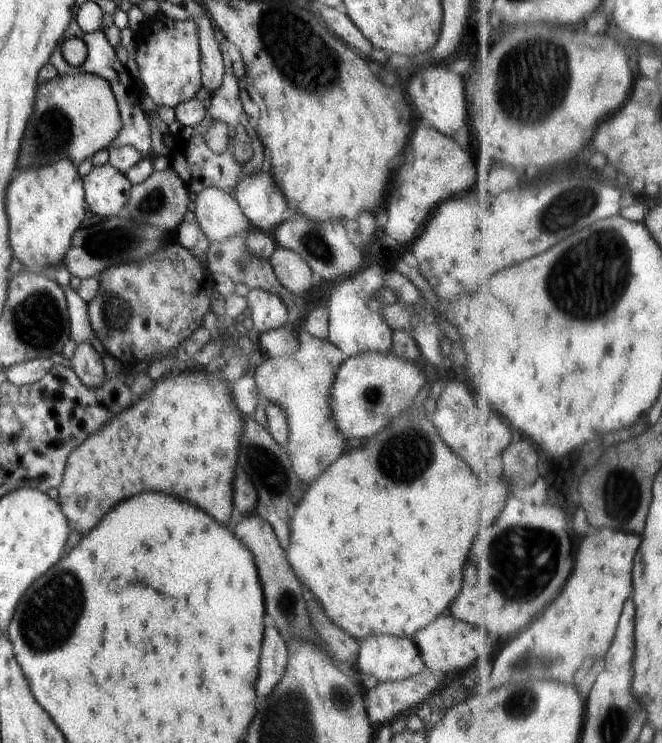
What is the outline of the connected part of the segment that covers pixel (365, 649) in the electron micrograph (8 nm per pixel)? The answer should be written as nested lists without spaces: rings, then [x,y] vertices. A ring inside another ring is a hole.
[[[378,636],[359,642],[357,672],[364,672],[378,682],[394,682],[423,673],[420,651],[411,638]]]

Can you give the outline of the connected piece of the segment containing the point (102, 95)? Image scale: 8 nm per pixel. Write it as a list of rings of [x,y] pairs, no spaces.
[[[90,73],[56,75],[56,78],[50,80],[48,84],[38,86],[34,114],[30,118],[32,120],[28,122],[28,128],[26,128],[24,140],[22,140],[22,152],[20,152],[18,168],[36,166],[36,164],[50,166],[58,160],[70,160],[78,168],[84,160],[91,159],[96,152],[108,149],[108,144],[118,136],[122,128],[117,100],[110,84],[104,78]]]

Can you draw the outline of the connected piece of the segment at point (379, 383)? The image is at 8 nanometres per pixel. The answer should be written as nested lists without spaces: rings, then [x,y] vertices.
[[[366,352],[364,354],[345,358],[338,367],[334,384],[332,384],[330,408],[332,408],[332,422],[338,428],[338,432],[346,440],[360,440],[378,434],[386,428],[394,418],[406,413],[413,406],[414,400],[419,393],[426,390],[426,378],[415,365],[406,359],[400,359],[392,352]]]

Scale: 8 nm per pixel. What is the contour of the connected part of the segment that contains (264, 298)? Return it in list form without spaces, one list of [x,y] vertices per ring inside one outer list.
[[[252,286],[247,296],[247,304],[258,332],[270,332],[287,323],[288,308],[279,296],[269,291]]]

